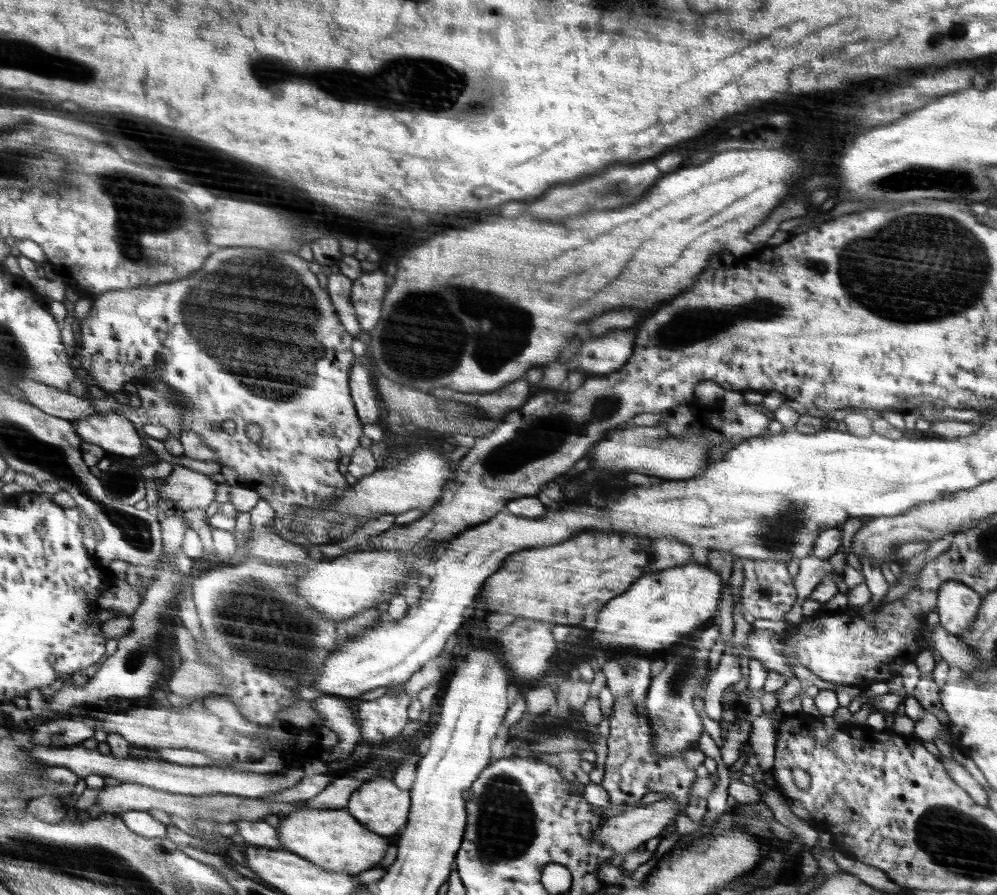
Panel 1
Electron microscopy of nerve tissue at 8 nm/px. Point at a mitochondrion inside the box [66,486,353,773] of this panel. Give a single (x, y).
(279, 643)

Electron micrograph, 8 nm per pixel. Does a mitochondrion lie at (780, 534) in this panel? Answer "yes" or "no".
yes

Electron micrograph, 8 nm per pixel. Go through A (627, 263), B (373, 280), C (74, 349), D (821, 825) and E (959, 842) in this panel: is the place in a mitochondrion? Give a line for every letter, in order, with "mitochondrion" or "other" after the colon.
A: other
B: other
C: other
D: other
E: mitochondrion

